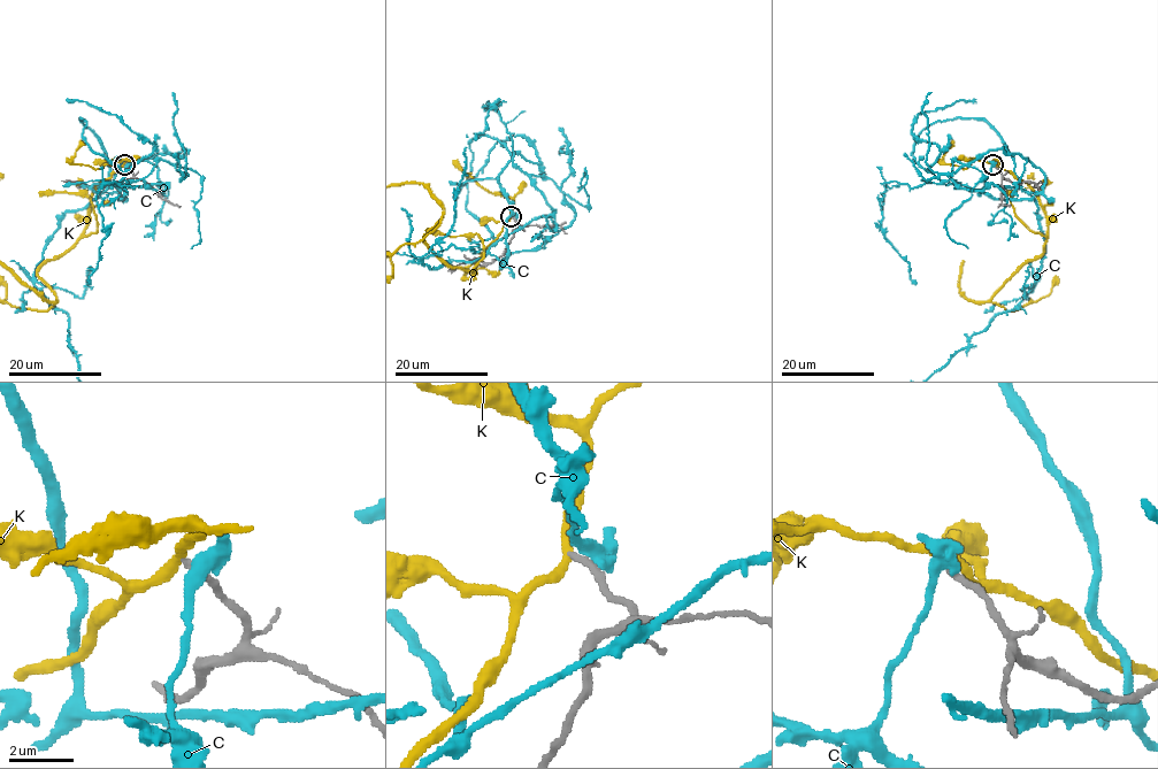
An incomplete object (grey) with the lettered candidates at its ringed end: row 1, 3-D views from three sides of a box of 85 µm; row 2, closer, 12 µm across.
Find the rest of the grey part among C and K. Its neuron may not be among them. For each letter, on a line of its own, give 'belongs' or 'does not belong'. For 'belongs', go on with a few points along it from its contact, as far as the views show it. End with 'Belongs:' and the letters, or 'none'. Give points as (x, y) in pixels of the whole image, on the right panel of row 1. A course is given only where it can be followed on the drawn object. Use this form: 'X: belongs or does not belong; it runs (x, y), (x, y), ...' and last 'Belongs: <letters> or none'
C: does not belong
K: does not belong
Belongs: none

